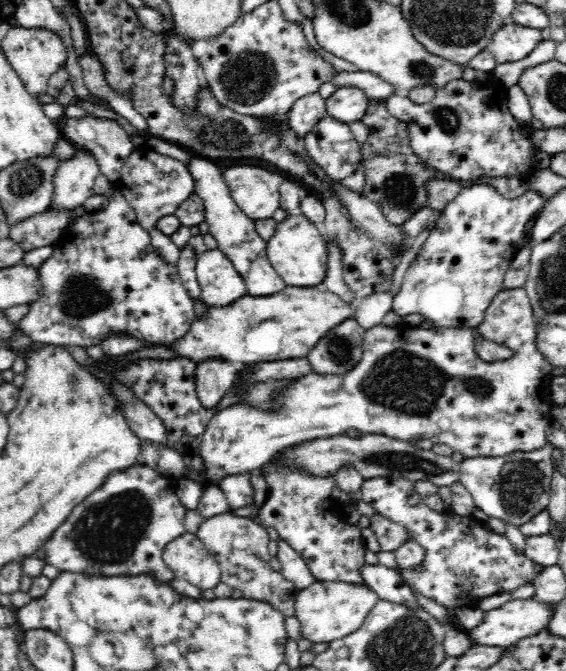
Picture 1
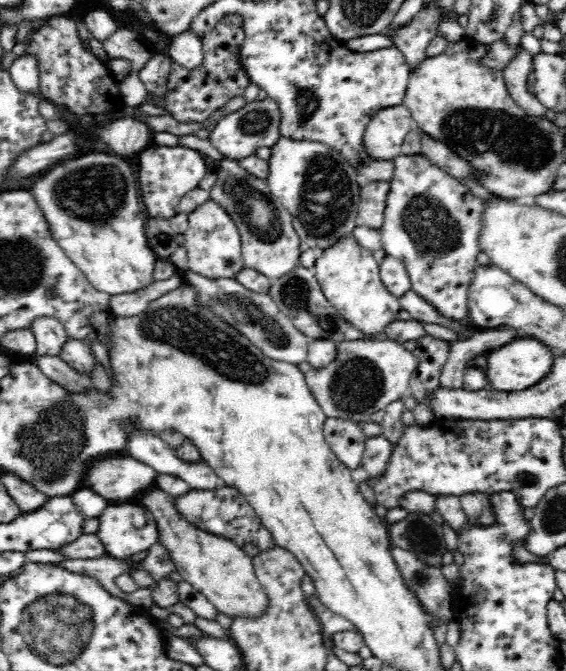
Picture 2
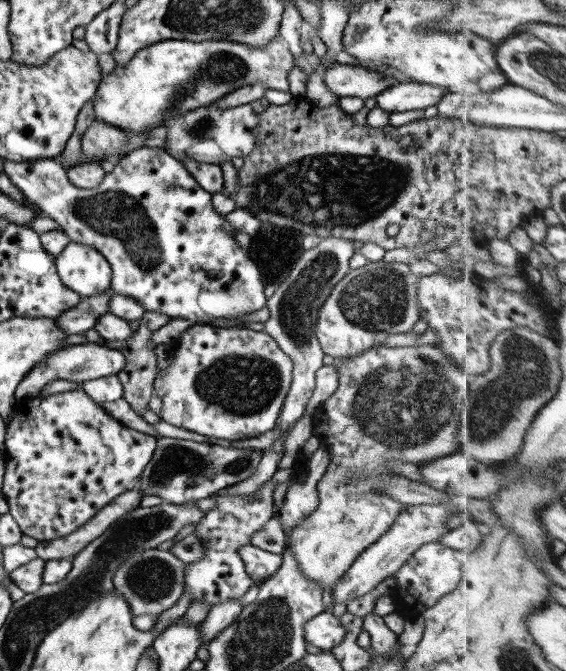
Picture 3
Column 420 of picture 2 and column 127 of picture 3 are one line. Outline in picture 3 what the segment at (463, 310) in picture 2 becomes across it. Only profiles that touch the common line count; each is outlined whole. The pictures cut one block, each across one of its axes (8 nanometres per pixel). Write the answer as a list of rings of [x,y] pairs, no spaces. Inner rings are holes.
[[[139,148],[130,150],[127,154],[119,158],[115,162],[114,169],[103,175],[102,181],[95,188],[77,188],[73,186],[66,177],[66,170],[54,162],[52,159],[40,159],[39,161],[30,161],[29,163],[15,163],[5,159],[3,162],[4,174],[9,178],[11,184],[25,196],[26,200],[36,204],[42,216],[49,216],[58,224],[58,228],[63,231],[71,242],[84,244],[85,246],[93,247],[97,252],[100,252],[105,260],[109,263],[112,277],[110,278],[110,288],[113,293],[129,297],[133,301],[137,301],[143,310],[147,312],[158,312],[173,318],[183,318],[197,324],[208,324],[210,320],[217,318],[228,318],[235,320],[243,314],[251,314],[259,308],[266,306],[266,297],[264,296],[264,286],[261,283],[261,274],[257,266],[248,259],[246,250],[241,249],[241,246],[234,241],[234,234],[229,227],[226,227],[224,215],[220,215],[213,210],[211,204],[210,192],[205,192],[197,181],[181,166],[181,163],[175,158],[166,154],[162,148]]]

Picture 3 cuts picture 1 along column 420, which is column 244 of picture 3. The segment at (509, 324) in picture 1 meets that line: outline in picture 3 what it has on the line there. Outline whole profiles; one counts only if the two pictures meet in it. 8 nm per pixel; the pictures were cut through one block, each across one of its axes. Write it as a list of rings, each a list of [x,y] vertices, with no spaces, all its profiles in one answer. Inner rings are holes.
[[[193,323],[178,337],[169,364],[154,378],[153,392],[161,400],[158,416],[171,426],[221,440],[255,438],[276,426],[292,381],[291,359],[266,332],[245,327],[214,327]]]

